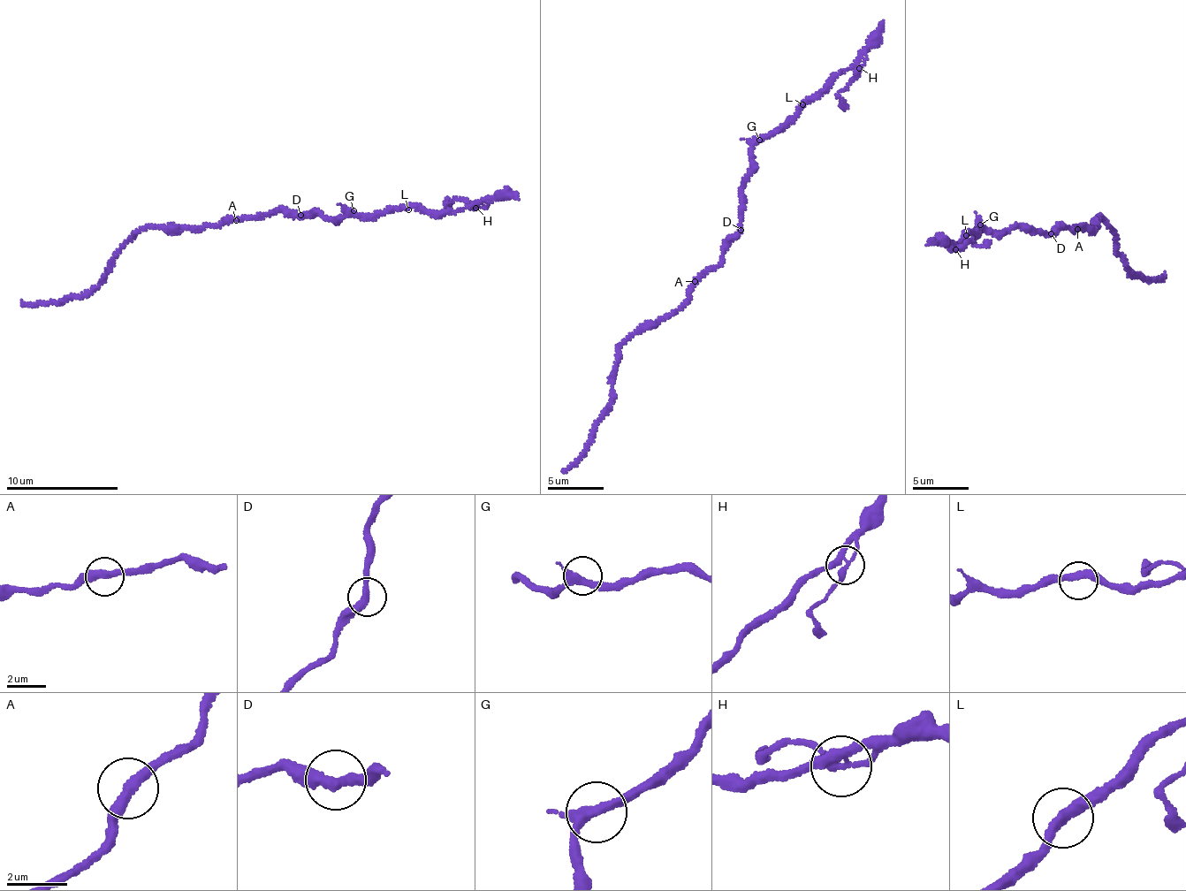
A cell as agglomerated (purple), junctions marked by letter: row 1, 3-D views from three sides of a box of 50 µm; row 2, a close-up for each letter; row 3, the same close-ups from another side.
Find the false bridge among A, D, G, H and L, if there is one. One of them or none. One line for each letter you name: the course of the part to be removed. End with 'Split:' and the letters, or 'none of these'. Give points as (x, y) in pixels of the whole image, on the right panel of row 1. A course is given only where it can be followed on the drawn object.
Split: none of these

